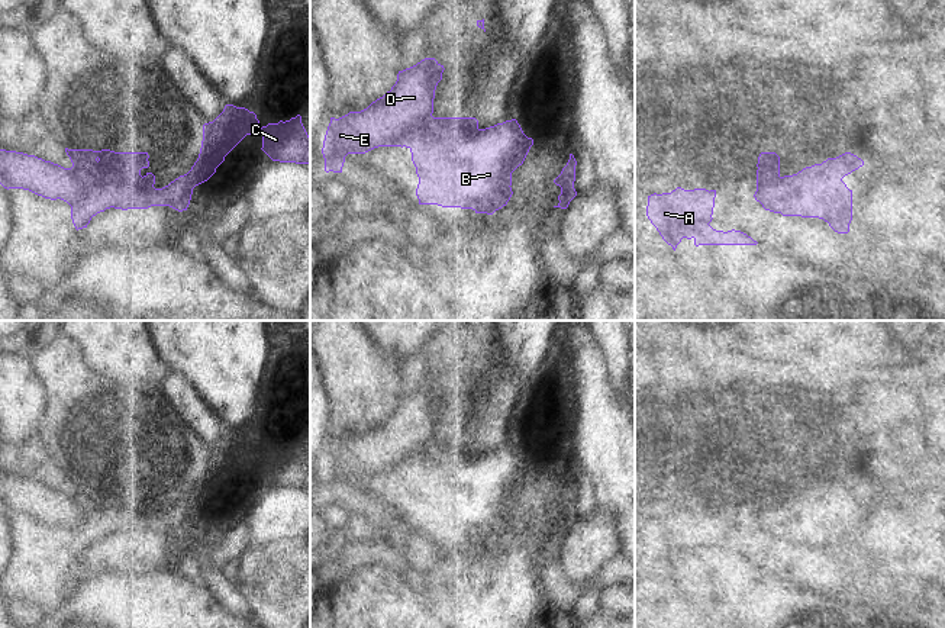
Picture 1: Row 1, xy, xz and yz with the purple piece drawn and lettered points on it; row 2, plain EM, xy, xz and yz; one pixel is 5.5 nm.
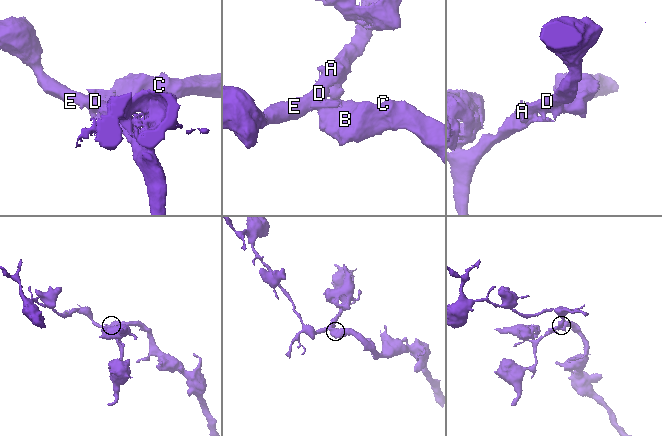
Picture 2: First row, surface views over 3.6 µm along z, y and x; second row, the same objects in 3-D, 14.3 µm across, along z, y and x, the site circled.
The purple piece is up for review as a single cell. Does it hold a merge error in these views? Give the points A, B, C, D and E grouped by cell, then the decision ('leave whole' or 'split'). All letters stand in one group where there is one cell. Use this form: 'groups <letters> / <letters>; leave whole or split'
groups A D E / B C; split

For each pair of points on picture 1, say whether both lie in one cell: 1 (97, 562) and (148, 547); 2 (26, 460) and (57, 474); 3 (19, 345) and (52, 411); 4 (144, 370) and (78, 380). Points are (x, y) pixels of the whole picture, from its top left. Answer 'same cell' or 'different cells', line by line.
1: same cell
2: same cell
3: different cells
4: different cells

